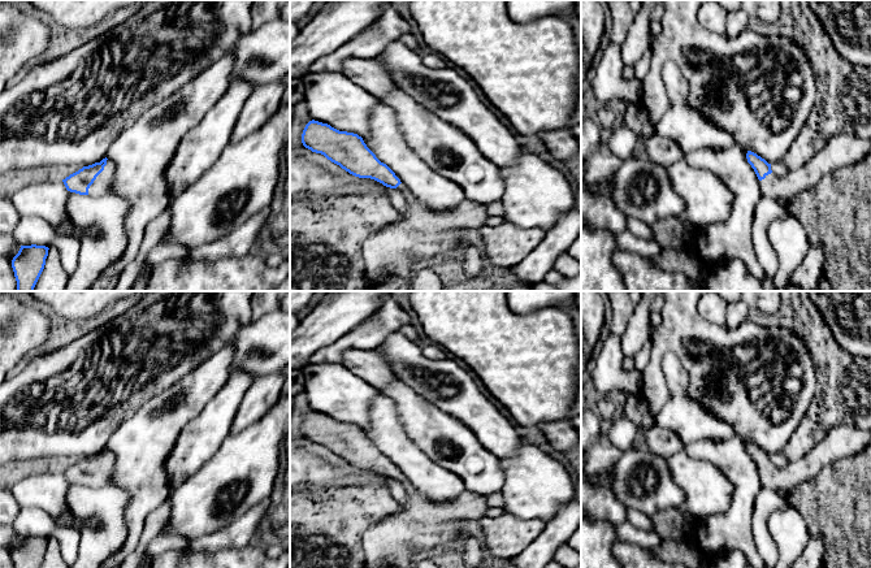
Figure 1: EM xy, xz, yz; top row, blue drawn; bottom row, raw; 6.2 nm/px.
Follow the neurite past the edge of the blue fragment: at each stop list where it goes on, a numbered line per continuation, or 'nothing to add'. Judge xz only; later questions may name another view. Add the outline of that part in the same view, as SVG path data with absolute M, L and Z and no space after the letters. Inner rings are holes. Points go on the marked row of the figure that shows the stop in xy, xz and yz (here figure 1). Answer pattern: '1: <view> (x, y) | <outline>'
1: xz (421, 233) | M400 183L399 190L408 204L408 209L402 213L402 220L384 225L381 229L372 233L361 247L361 256L365 263L365 276L369 286L386 278L402 277L411 274L411 264L416 260L432 259L443 255L459 256L460 242L455 237L458 229L481 230L486 226L488 212L482 204L474 204L465 199L456 208L448 211L430 211L408 192Z

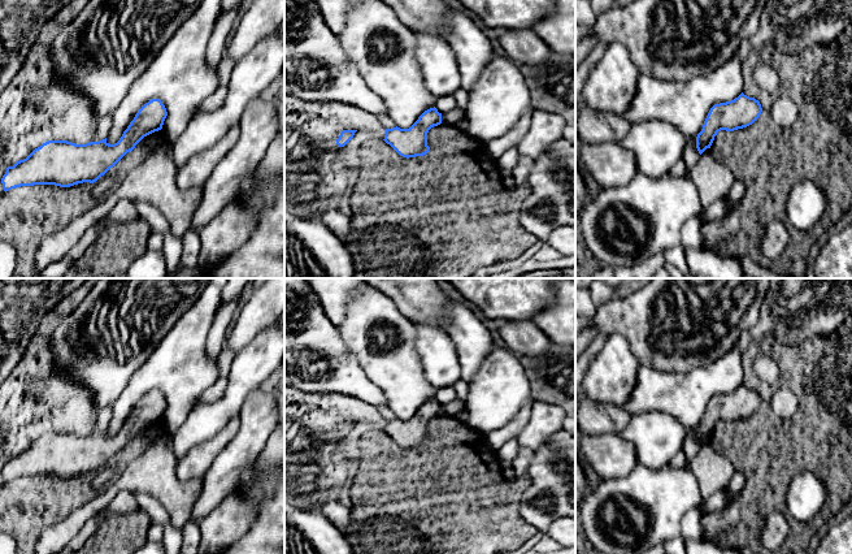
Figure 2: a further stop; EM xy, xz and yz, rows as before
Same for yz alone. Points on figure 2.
nothing to add

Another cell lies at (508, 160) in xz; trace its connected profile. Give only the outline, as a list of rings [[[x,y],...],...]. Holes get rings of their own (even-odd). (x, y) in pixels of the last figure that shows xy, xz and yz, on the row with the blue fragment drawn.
[[[512,147],[507,150],[496,161],[500,168],[512,170],[517,165],[520,156],[518,148]]]

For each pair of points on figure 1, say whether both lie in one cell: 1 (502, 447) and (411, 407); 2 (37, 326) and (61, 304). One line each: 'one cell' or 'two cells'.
1: two cells
2: two cells

